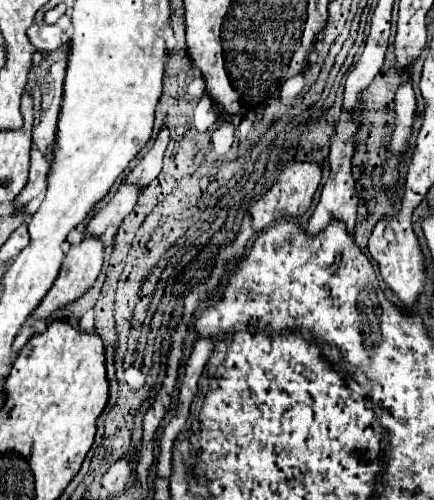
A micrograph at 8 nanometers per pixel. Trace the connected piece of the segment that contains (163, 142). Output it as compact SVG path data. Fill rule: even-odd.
M162 127L152 149L146 153L144 159L140 159L140 163L132 169L132 173L126 177L126 183L136 185L138 189L146 189L162 171L162 159L164 159L164 151L168 147L168 129Z

